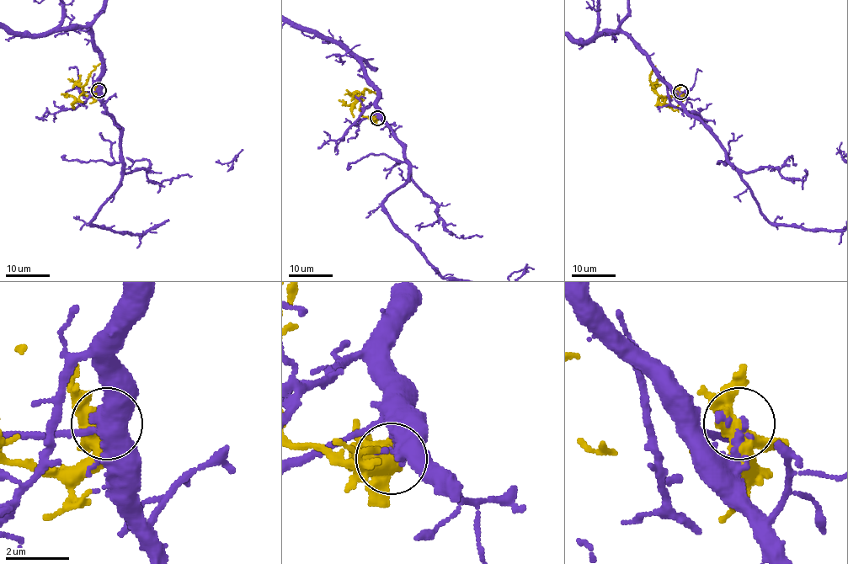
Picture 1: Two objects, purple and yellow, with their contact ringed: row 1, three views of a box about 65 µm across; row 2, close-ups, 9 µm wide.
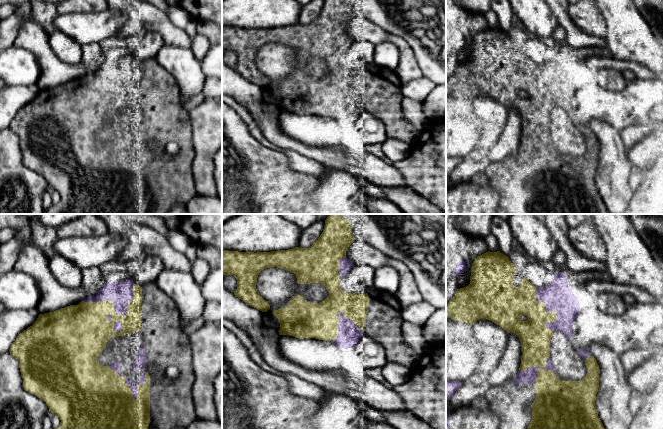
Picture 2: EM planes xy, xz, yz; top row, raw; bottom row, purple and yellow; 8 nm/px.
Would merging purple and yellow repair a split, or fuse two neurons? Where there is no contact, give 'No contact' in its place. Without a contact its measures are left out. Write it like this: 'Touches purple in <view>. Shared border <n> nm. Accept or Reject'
Touches purple in xy. Shared border 440 nm. Reject

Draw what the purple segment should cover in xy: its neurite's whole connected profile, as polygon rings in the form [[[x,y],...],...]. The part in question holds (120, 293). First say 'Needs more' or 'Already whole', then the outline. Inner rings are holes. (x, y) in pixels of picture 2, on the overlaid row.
Already whole. [[[133,278],[119,282],[105,283],[95,296],[85,298],[84,302],[112,301],[114,311],[125,316],[128,311],[128,303],[133,299]]]

